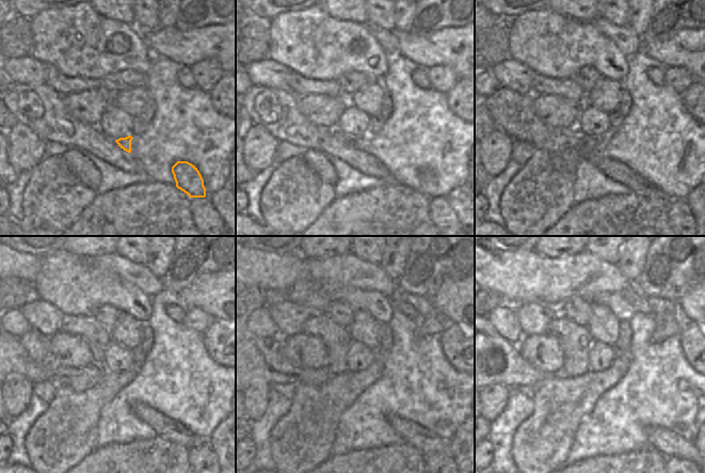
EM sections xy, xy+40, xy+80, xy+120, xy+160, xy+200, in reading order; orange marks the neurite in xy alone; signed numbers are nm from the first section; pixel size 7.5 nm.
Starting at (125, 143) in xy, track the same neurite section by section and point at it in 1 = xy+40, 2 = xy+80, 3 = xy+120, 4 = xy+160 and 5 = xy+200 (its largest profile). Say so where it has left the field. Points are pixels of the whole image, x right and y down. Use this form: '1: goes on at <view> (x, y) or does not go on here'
1: goes on at xy+40 (357, 142)
2: goes on at xy+80 (564, 138)
3: goes on at xy+120 (78, 379)
4: goes on at xy+160 (257, 358)
5: goes on at xy+200 (496, 360)

